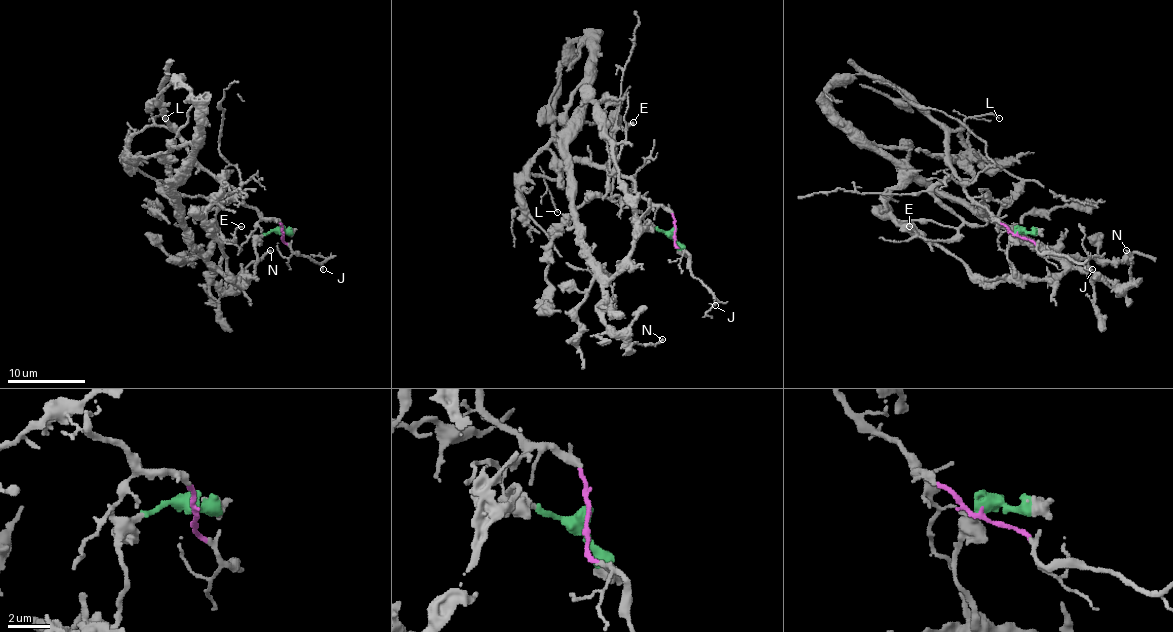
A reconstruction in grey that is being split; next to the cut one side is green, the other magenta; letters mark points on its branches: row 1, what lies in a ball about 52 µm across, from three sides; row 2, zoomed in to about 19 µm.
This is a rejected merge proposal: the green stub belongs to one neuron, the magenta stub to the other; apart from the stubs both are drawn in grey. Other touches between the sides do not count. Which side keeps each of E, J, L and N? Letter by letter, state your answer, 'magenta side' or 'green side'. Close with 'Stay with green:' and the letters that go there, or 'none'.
E: magenta side
J: magenta side
L: magenta side
N: green side
Stay with green: N

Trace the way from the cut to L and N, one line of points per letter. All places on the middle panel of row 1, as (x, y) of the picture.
L: (674, 230), (674, 218), (630, 179), (589, 161), (571, 161), (555, 179), (546, 177), (557, 212)
N: (674, 230), (661, 232), (647, 220), (628, 263), (604, 288), (604, 321), (628, 343), (657, 345), (663, 339)

